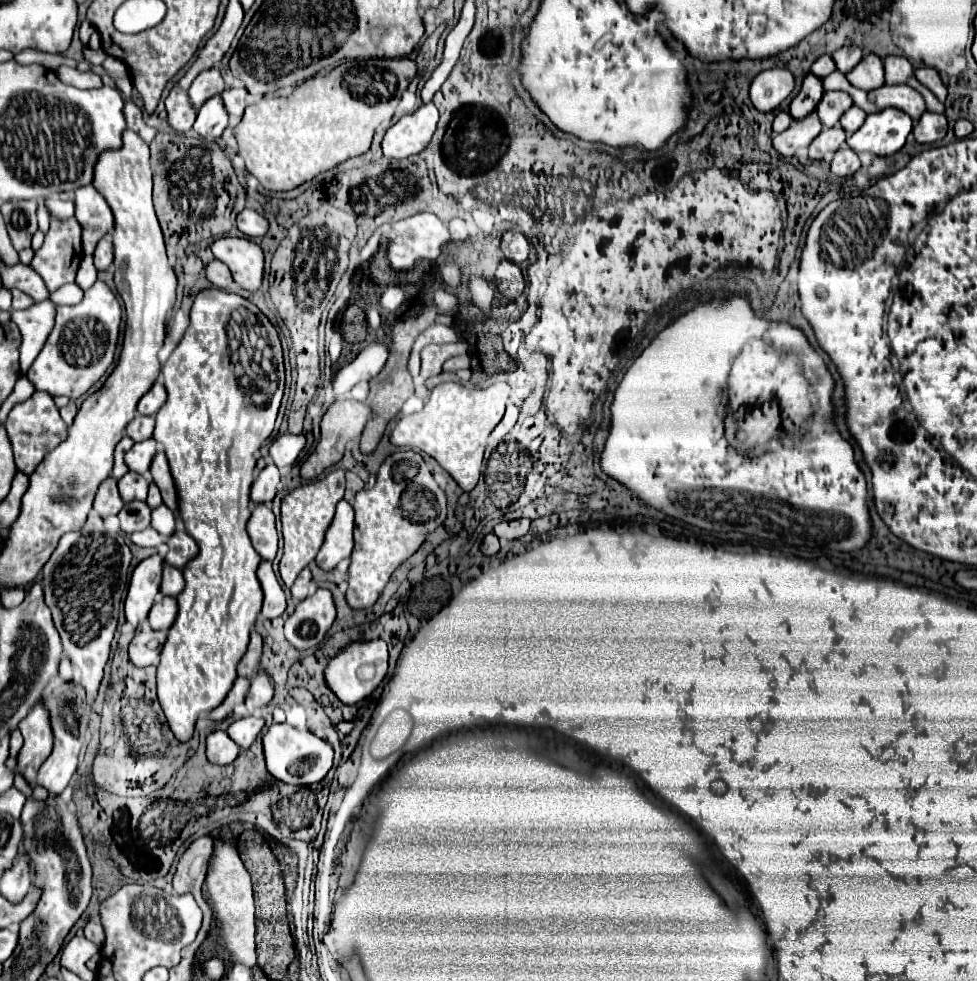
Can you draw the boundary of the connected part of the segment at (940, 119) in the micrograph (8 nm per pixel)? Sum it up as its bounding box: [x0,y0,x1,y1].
[913,112,947,144]

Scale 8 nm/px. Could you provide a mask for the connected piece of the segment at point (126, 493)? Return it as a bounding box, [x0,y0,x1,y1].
[119,472,149,504]

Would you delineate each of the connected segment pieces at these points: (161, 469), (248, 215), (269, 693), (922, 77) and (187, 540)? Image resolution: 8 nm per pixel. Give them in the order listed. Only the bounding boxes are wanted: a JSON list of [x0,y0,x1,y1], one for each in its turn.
[[149,450,177,512],[237,208,269,238],[245,674,273,710],[915,68,947,102],[165,522,197,568]]

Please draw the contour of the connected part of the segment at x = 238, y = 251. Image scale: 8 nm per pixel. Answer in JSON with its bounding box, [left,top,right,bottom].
[211,238,263,292]

